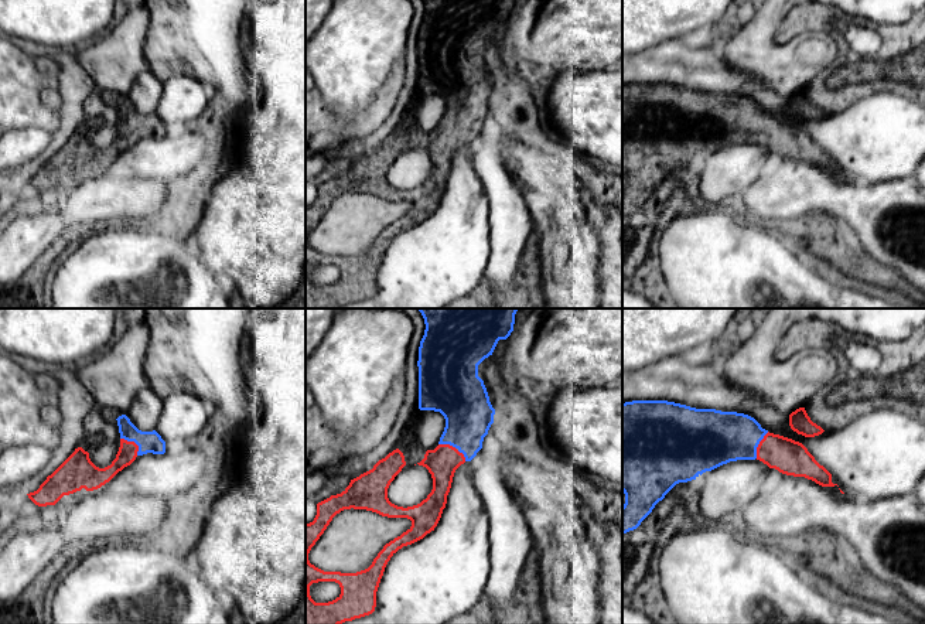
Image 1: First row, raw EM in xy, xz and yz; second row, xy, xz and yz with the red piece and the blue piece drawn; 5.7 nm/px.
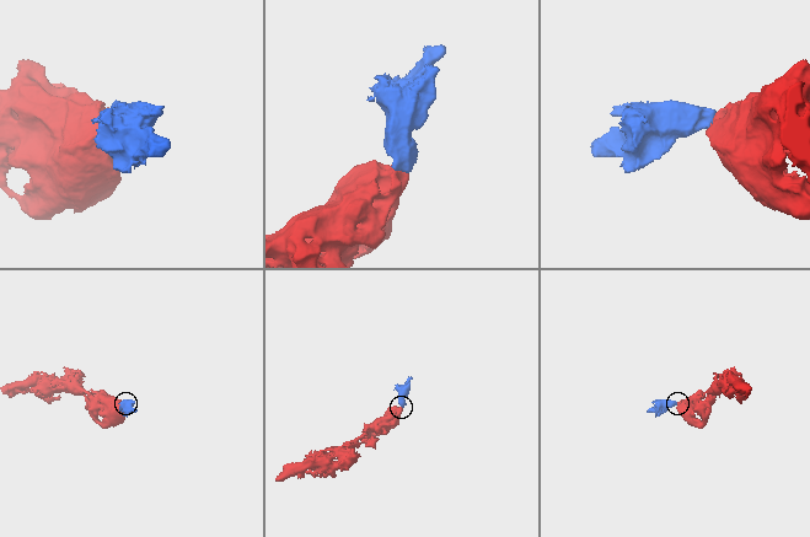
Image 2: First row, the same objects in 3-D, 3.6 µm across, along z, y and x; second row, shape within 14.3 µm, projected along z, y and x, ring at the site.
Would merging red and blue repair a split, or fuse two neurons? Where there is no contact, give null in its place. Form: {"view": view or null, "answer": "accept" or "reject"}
{"view": "xz", "answer": "accept"}

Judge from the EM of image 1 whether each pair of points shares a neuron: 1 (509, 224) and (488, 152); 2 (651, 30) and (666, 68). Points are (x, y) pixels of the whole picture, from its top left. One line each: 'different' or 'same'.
1: same
2: different

